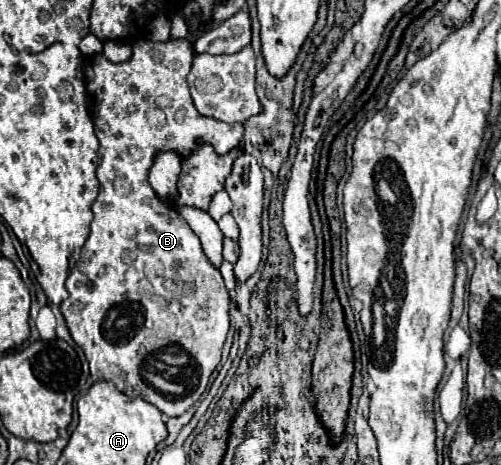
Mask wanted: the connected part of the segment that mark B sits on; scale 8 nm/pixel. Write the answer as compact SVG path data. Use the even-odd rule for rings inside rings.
M172 39L166 43L140 41L134 45L132 57L124 63L110 63L102 53L88 59L86 93L94 131L100 139L100 163L96 167L100 193L92 205L94 219L90 223L88 241L82 249L82 259L74 265L66 279L70 295L60 305L74 343L82 347L88 359L92 379L110 381L122 393L142 397L168 417L186 413L200 399L206 391L210 375L220 363L220 353L228 333L228 291L220 271L206 259L198 237L174 209L156 197L146 175L158 151L176 149L180 155L186 155L196 147L196 139L200 139L204 143L212 143L222 155L240 147L244 135L244 127L240 123L230 125L198 115L186 83L192 59L194 51L186 39ZM146 267L160 267L160 271L150 277ZM150 373L184 385L184 393L164 395L148 381Z

